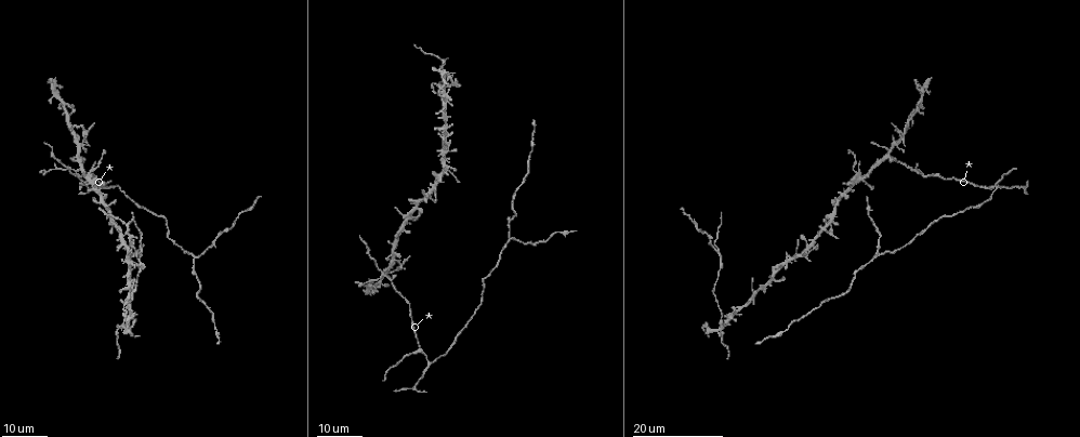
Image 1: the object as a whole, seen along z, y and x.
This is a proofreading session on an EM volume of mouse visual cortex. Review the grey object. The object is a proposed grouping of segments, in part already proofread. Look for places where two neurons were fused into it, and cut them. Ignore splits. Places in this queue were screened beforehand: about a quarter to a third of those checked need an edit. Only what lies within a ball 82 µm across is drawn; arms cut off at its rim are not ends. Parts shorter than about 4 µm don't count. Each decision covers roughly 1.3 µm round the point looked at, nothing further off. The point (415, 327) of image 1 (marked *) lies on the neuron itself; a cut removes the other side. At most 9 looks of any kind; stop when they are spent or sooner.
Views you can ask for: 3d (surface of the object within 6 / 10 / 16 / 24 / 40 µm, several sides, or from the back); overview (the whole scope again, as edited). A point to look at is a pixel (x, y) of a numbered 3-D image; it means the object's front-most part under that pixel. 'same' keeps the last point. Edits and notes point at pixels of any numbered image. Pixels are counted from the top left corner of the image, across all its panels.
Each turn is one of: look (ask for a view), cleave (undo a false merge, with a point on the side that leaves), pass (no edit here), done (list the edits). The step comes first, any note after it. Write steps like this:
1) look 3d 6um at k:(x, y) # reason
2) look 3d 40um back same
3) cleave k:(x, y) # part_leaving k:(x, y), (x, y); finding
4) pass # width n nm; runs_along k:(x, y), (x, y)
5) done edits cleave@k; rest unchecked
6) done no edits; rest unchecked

look 3d 16um at 1:(51, 154) # three arms meet

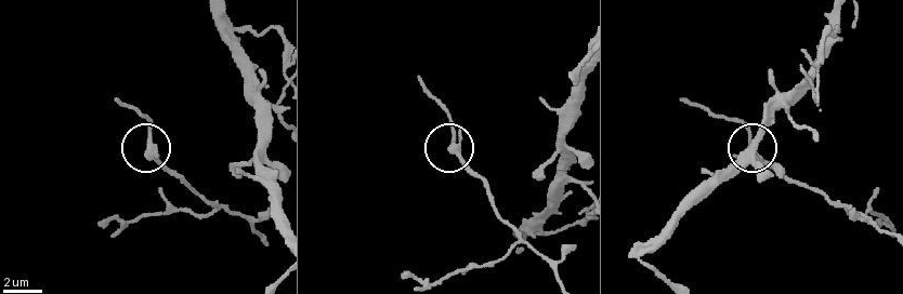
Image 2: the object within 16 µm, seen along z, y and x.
look 3d 10um at 2:(152, 143)

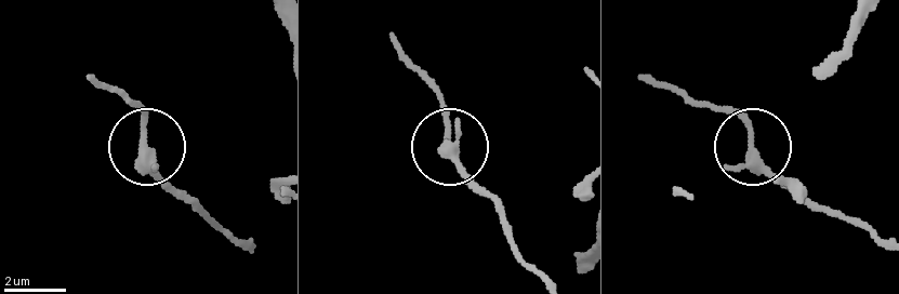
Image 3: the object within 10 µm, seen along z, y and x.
pass # width 260 nm; runs_along 3:(246, 249), (160, 173), (145, 143), (145, 111), (123, 91); continuous, no second neuron

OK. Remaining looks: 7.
look 3d 16um at 1:(446, 169) # small branch off a trunk

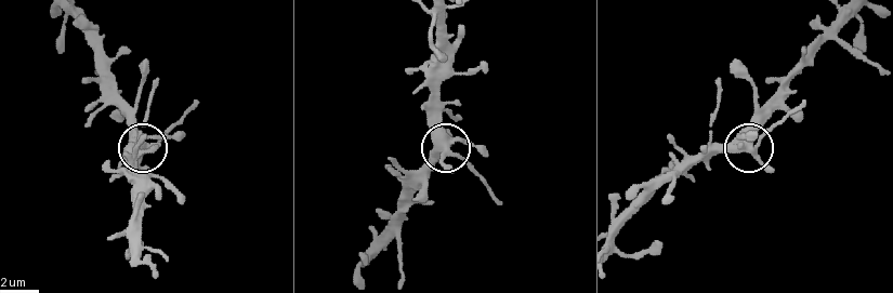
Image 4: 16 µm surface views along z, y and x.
look 3d 10um at 4:(446, 146)

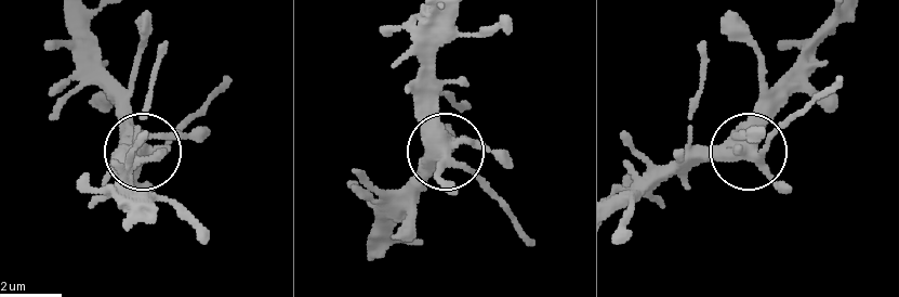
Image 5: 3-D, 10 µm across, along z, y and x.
pass # width 430 nm; one neuron here

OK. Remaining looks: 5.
look 3d 24um at 1:(89, 173) # three arms meet

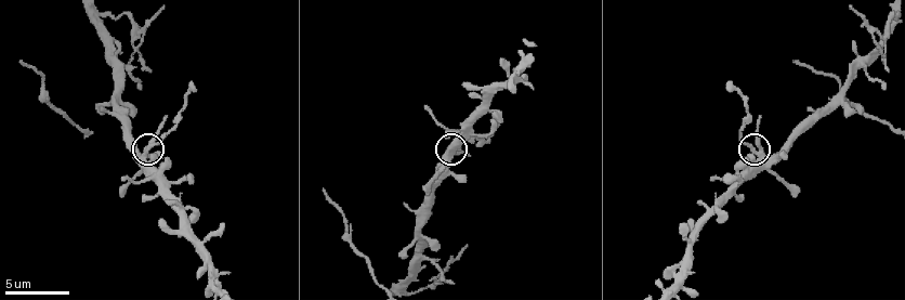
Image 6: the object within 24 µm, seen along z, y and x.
look 3d 10um at 6:(151, 149) # zoom in

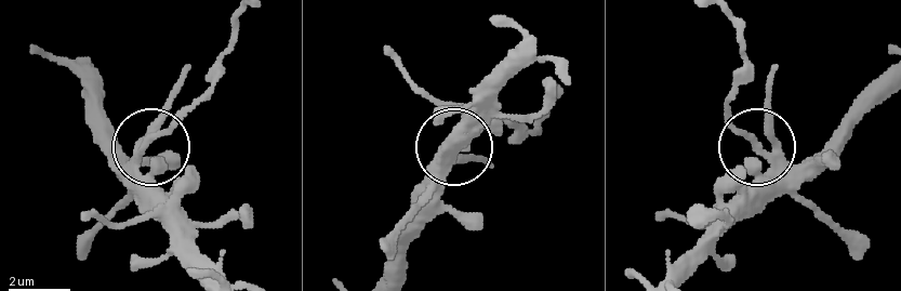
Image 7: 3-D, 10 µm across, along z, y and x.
pass # width 260 nm; all the same neuron

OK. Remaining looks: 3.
look 3d 24um at 1:(432, 365) # three arms meet

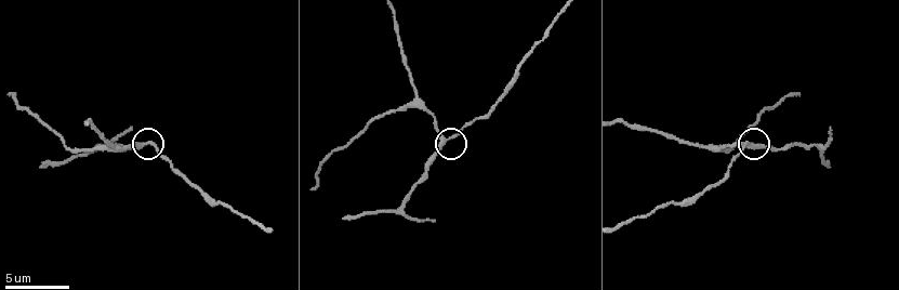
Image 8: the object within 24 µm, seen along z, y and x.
look 3d 6um at 8:(750, 145)

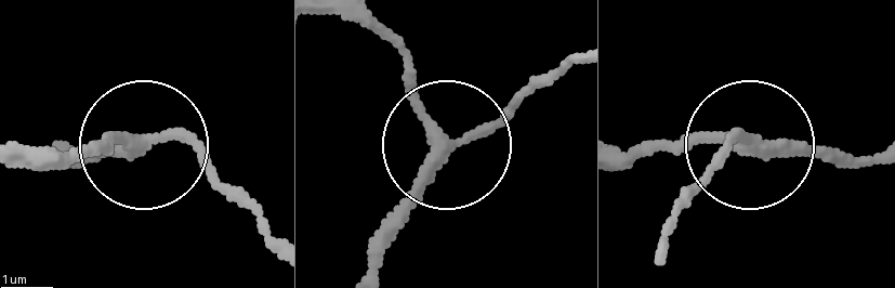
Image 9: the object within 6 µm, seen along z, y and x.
pass # width 230 nm; one neuron here

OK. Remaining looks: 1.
done no edits; rest unchecked

